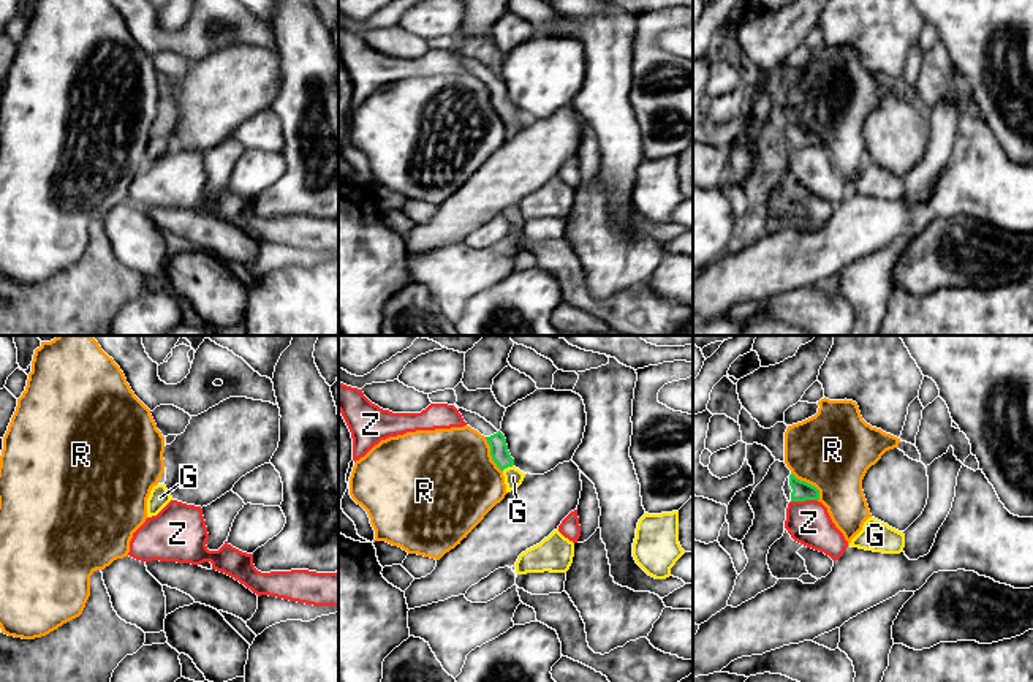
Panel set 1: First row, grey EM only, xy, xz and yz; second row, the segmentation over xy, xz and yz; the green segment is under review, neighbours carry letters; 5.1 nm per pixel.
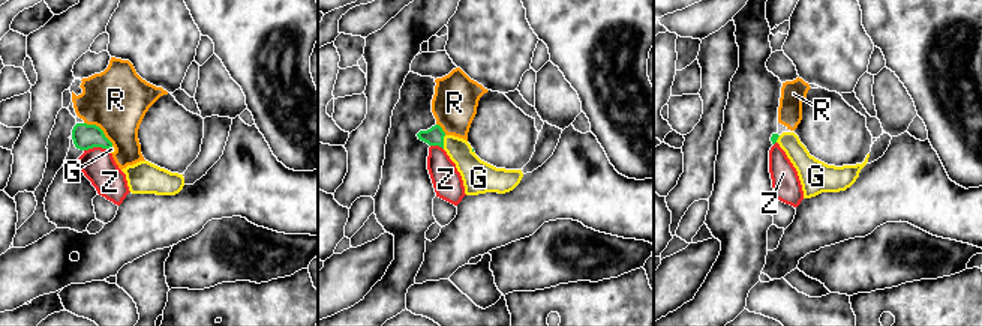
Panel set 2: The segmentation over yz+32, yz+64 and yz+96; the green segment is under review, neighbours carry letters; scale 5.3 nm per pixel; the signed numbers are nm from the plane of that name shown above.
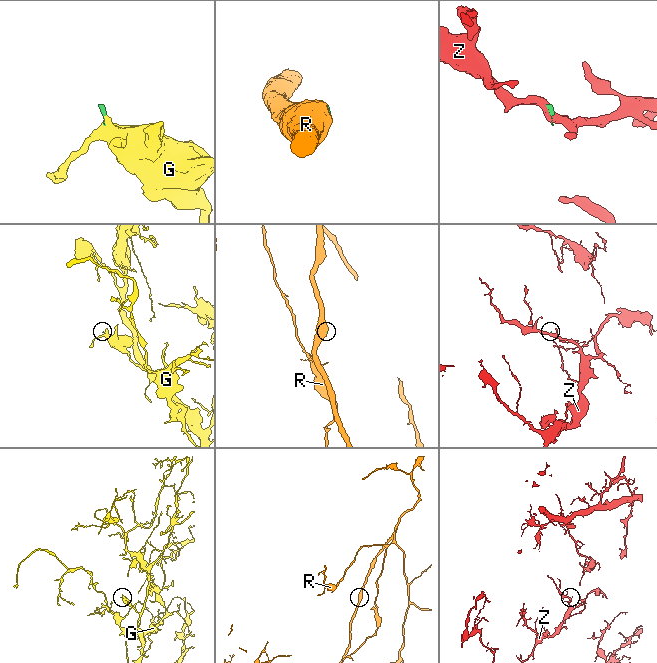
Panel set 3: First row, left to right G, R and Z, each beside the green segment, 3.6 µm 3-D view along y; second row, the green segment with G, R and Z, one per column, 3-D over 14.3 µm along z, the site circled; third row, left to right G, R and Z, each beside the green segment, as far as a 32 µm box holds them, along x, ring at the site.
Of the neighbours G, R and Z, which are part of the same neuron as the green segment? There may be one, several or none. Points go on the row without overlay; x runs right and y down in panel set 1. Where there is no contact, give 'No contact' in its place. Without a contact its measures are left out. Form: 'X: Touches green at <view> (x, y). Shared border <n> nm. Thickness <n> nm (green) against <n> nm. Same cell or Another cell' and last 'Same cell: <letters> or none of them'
G: Touches green at xz (507, 113). Shared border 70 nm. Thickness 100 nm (green) against 100 nm. Same cell
R: Touches green at yz (807, 128). Shared border 200 nm. Thickness 100 nm (green) against 400 nm. Another cell
Z: Touches green at yz (804, 146). Shared border 140 nm. Thickness 100 nm (green) against 220 nm. Another cell
Same cell: G

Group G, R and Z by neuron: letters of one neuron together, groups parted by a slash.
G / R / Z

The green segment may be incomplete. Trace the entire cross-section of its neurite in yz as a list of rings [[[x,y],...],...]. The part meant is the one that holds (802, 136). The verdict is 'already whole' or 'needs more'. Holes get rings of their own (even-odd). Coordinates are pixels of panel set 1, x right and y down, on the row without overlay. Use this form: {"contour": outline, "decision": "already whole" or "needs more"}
{"contour": [[[793,119],[786,123],[783,136],[788,147],[819,146],[819,136]]], "decision": "needs more"}

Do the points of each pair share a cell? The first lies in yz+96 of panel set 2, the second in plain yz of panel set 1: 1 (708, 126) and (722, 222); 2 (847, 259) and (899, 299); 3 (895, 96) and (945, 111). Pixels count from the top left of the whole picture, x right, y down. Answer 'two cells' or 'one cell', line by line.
1: two cells
2: two cells
3: two cells

